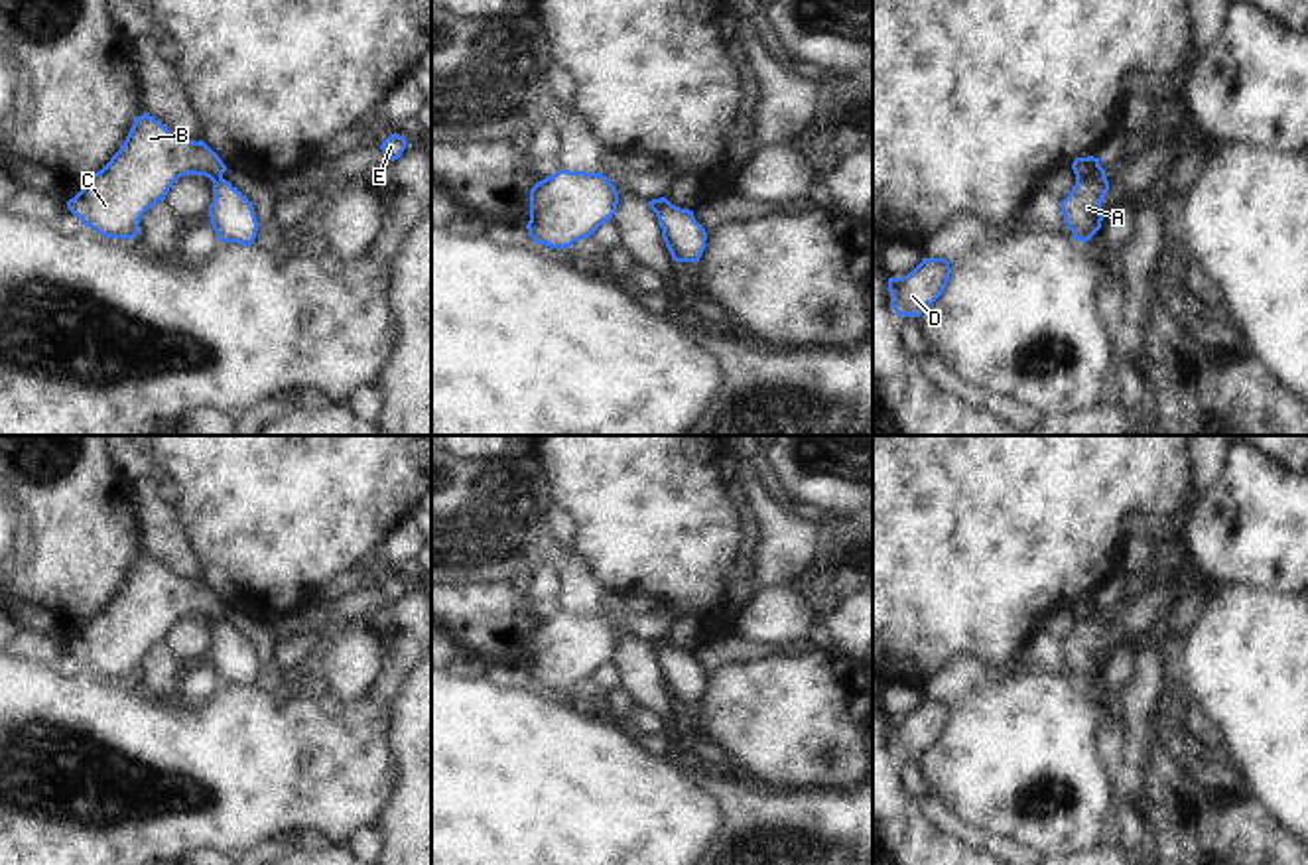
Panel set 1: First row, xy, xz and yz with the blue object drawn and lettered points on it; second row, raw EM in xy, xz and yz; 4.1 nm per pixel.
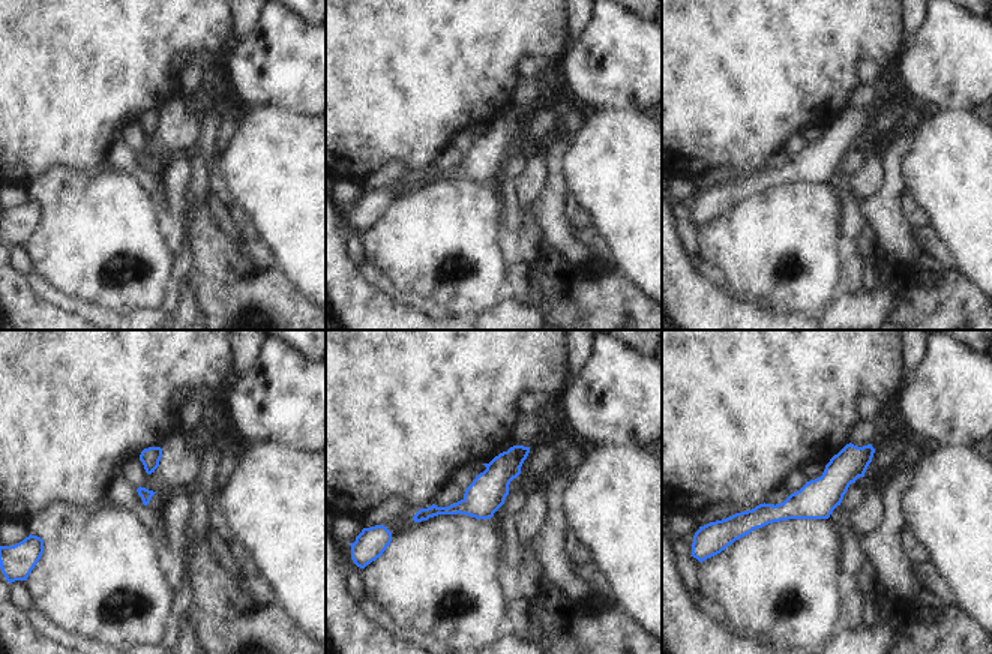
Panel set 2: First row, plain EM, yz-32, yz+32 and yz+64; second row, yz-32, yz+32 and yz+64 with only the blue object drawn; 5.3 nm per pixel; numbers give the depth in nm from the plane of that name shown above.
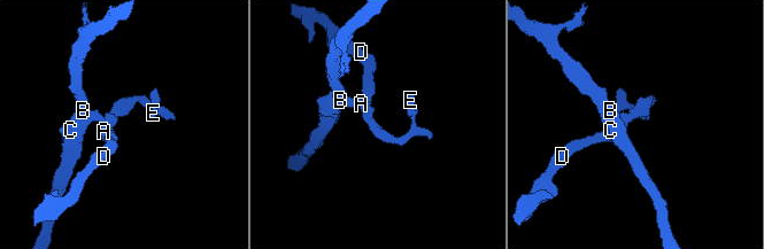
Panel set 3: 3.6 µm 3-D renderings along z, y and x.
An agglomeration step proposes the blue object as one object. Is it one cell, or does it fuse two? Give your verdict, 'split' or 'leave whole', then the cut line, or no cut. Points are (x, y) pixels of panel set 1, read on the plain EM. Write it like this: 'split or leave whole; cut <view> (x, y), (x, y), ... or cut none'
split; cut yz (1098, 603), (1084, 619), (1076, 621)

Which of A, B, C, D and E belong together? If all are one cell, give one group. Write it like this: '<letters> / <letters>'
A D E / B C

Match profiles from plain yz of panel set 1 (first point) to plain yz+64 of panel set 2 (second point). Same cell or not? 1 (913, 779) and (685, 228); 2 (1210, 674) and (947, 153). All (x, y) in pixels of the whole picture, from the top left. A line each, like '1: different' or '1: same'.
1: same
2: same

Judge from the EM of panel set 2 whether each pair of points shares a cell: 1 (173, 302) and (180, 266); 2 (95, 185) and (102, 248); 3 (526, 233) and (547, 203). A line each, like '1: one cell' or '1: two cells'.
1: one cell
2: one cell
3: two cells

